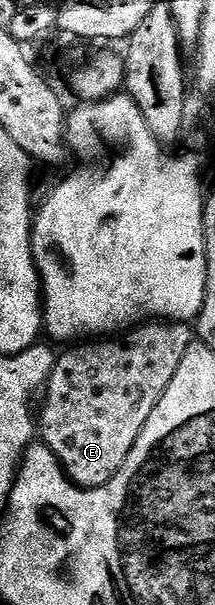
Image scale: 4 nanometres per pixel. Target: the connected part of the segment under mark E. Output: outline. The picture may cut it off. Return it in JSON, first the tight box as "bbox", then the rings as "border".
{"bbox":[40,323,195,489],"border":[[[143,323],[129,330],[121,339],[94,339],[89,343],[75,344],[73,347],[67,348],[70,350],[63,357],[61,354],[55,360],[54,369],[50,372],[50,380],[44,386],[46,402],[42,405],[42,413],[40,409],[40,441],[52,451],[52,455],[56,455],[56,459],[62,465],[62,470],[74,484],[79,485],[82,489],[98,489],[109,483],[120,471],[120,467],[124,467],[132,447],[136,447],[136,439],[140,439],[140,431],[144,431],[144,423],[148,423],[148,415],[152,415],[152,411],[156,411],[156,403],[160,403],[164,391],[168,391],[168,383],[172,383],[172,375],[176,375],[176,371],[180,367],[184,355],[190,350],[195,337],[195,330],[186,323]]]}

